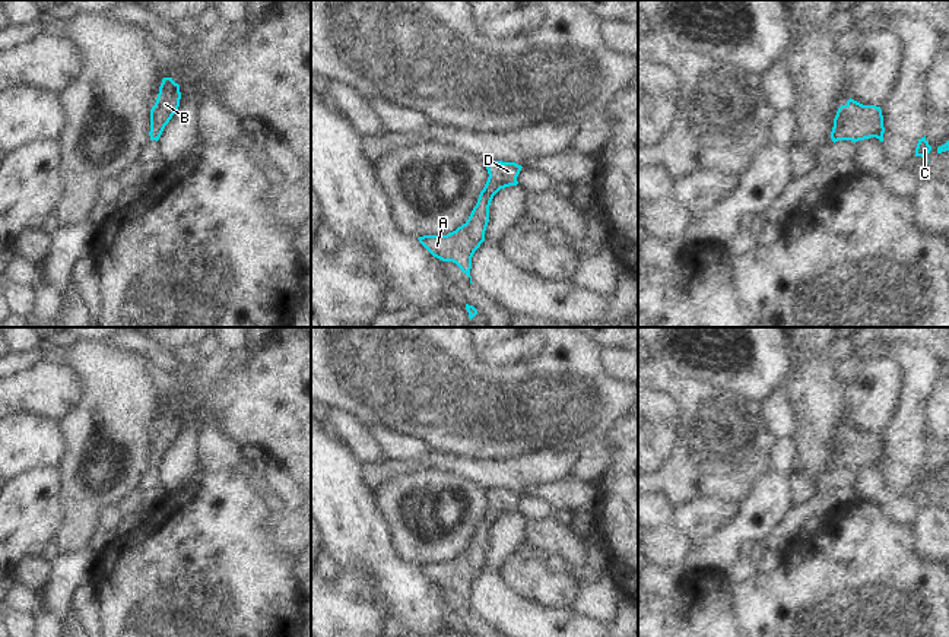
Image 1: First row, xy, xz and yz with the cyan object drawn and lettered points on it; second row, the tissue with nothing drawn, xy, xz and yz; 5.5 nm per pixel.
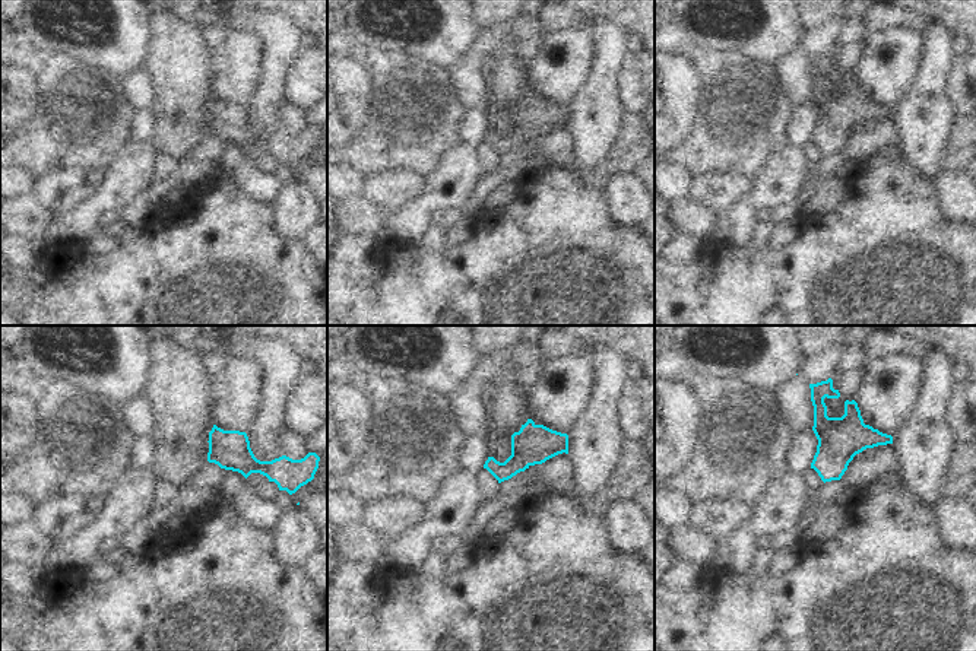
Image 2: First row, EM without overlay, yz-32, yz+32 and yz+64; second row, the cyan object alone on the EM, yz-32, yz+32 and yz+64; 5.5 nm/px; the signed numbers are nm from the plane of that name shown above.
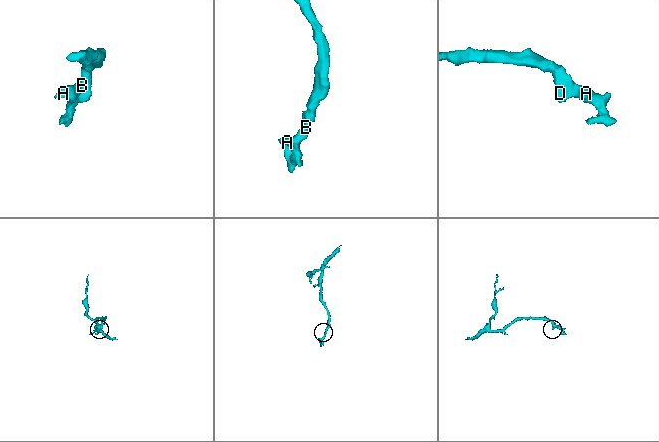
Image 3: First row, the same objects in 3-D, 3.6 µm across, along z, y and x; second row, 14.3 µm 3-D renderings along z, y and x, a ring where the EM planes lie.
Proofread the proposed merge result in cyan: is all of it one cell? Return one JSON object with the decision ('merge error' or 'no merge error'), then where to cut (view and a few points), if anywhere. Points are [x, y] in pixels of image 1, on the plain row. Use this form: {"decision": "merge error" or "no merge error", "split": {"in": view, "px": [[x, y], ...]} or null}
{"decision": "no merge error", "split": null}

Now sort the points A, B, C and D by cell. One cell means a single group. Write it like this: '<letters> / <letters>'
A B C D

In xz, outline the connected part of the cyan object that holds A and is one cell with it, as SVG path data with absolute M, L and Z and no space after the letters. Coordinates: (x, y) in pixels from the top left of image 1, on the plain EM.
M488 488L486 489L486 497L488 497L488 508L483 514L483 517L480 519L479 522L479 526L477 526L477 530L476 533L473 535L469 546L461 552L458 554L456 558L447 561L447 562L423 562L423 564L419 564L419 570L437 586L442 587L442 589L453 589L456 590L463 600L466 600L469 605L470 605L470 611L472 609L472 603L470 603L470 596L472 596L472 584L474 581L474 579L480 574L480 571L485 568L485 558L486 558L486 554L488 554L488 549L489 549L489 533L491 533L491 529L493 526L493 523L501 517L501 516L505 516L505 514L510 514L510 513L517 513L518 508L517 508L517 504L521 498L521 492L515 491L515 489L502 489L502 488Z

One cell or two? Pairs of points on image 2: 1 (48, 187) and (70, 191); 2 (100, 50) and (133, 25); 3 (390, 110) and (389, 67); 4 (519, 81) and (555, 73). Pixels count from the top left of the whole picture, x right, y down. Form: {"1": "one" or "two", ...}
{"1": "one", "2": "one", "3": "one", "4": "two"}

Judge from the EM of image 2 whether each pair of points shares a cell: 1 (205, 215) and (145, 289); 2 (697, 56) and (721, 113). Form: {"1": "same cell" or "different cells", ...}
{"1": "same cell", "2": "same cell"}

